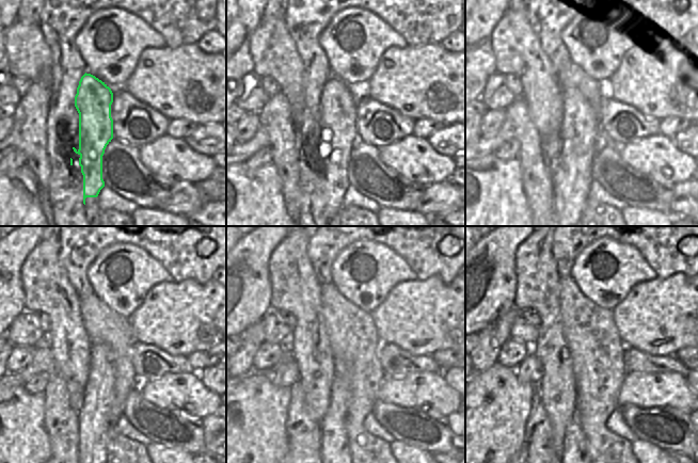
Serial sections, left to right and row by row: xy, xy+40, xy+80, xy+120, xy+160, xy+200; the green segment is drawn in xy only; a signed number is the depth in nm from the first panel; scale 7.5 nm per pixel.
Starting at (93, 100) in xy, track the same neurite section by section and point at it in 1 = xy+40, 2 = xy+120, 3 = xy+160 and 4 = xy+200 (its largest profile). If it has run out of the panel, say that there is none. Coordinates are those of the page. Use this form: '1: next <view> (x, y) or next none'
1: next xy+40 (337, 136)
2: next xy+120 (100, 387)
3: next xy+160 (334, 443)
4: next xy+200 (574, 442)

